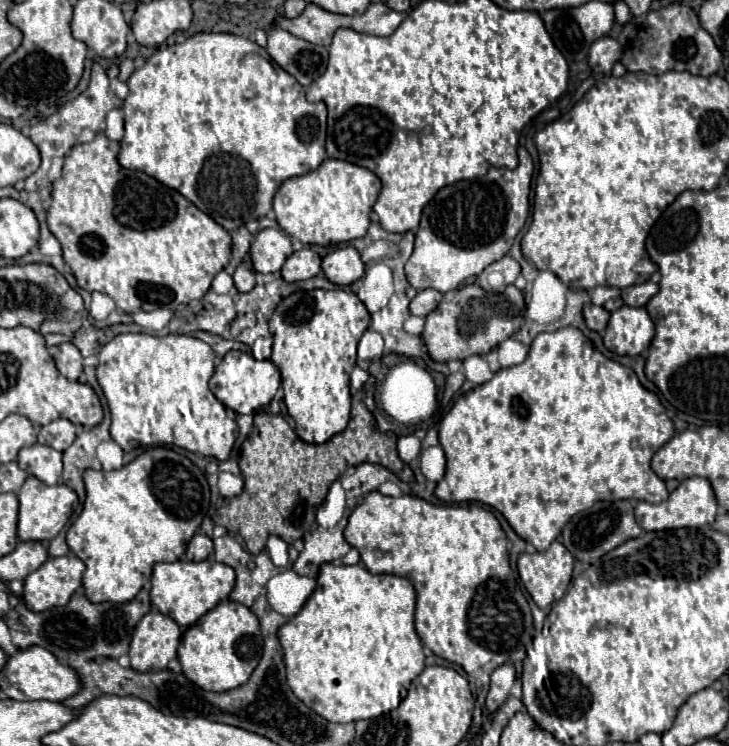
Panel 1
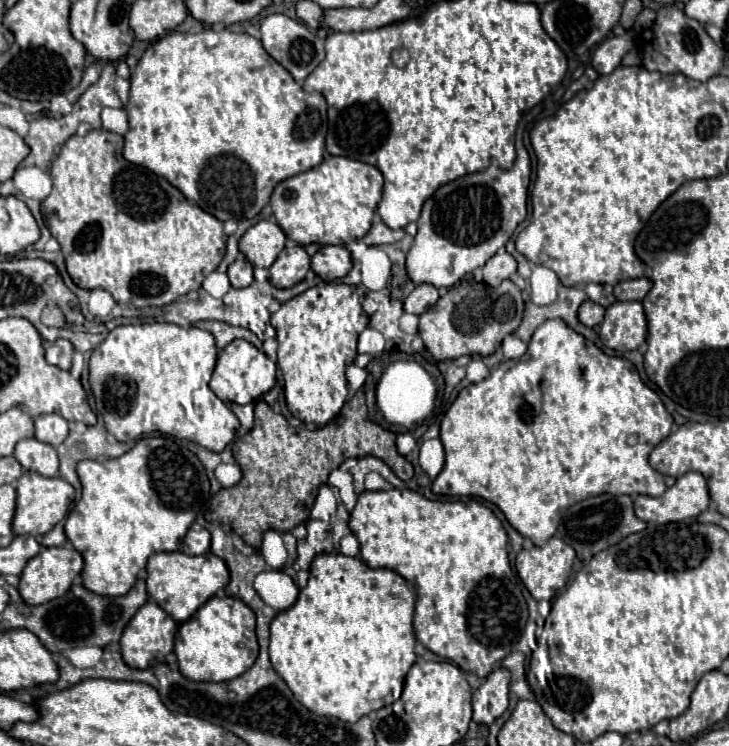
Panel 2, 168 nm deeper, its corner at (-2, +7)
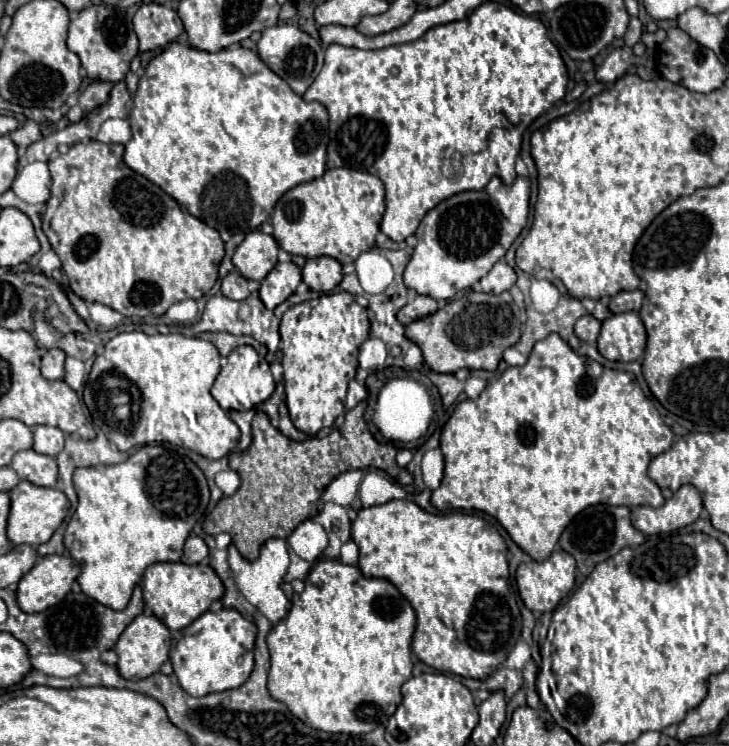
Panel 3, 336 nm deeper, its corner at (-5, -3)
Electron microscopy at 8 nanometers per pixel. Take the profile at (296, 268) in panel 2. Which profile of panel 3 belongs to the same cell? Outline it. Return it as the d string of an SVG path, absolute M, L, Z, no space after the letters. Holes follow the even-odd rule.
M293 261L277 263L273 271L261 281L259 297L267 309L275 309L279 303L283 303L289 295L295 293L299 283L301 283L301 269Z

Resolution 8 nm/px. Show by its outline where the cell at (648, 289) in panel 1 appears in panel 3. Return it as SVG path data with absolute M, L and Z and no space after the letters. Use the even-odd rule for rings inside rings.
M635 289L635 291L621 291L617 293L611 303L609 303L609 309L611 313L625 313L625 311L639 311L641 309L641 303L643 303L643 297L645 293Z

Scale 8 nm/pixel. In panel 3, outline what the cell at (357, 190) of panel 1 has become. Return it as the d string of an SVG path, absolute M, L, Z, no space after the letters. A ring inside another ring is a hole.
M329 169L323 177L309 183L301 183L287 191L271 215L273 237L279 247L291 255L303 257L333 257L347 265L357 259L359 253L369 251L375 245L381 217L385 213L385 189L383 183L365 171L355 169Z

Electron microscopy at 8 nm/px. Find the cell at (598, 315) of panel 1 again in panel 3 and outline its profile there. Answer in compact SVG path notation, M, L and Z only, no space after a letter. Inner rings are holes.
M583 315L575 323L575 335L585 343L595 343L601 331L601 321L597 321L593 315Z

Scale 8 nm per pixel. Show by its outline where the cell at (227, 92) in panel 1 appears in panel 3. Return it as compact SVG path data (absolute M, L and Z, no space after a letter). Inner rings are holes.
M173 41L149 61L139 79L129 123L133 137L125 145L123 160L127 167L163 187L191 215L217 231L255 231L271 217L277 199L285 191L325 173L327 109L317 101L303 101L255 51L245 47L209 53Z

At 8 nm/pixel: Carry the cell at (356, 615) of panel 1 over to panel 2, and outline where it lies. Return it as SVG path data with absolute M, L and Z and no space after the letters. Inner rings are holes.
M322 553L316 555L312 565L310 565L310 579L308 585L304 589L300 589L300 595L296 599L296 603L286 609L280 611L274 621L270 623L270 661L274 671L286 681L286 685L290 687L290 691L294 693L294 697L312 713L316 715L324 715L324 717L336 717L340 721L346 723L356 723L360 717L370 715L372 711L378 711L386 705L392 705L400 693L402 693L402 685L404 685L404 677L408 673L408 669L416 663L416 653L414 653L414 645L416 645L416 637L414 637L414 629L412 629L412 617L414 617L414 591L412 587L404 581L404 577L400 577L398 573L392 573L390 569L370 569L368 565L364 565L362 559L358 557L346 557L340 553Z

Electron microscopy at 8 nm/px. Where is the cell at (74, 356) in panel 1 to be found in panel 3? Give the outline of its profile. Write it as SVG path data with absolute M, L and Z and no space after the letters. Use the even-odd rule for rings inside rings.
M49 349L41 357L41 373L47 379L63 379L65 377L65 353L61 349Z

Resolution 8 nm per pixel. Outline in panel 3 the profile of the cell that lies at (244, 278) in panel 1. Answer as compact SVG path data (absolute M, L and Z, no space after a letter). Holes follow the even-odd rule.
M231 271L231 273L223 279L223 283L221 283L221 291L223 291L225 297L235 299L235 301L247 299L247 295L249 295L247 279L245 279L239 271Z

